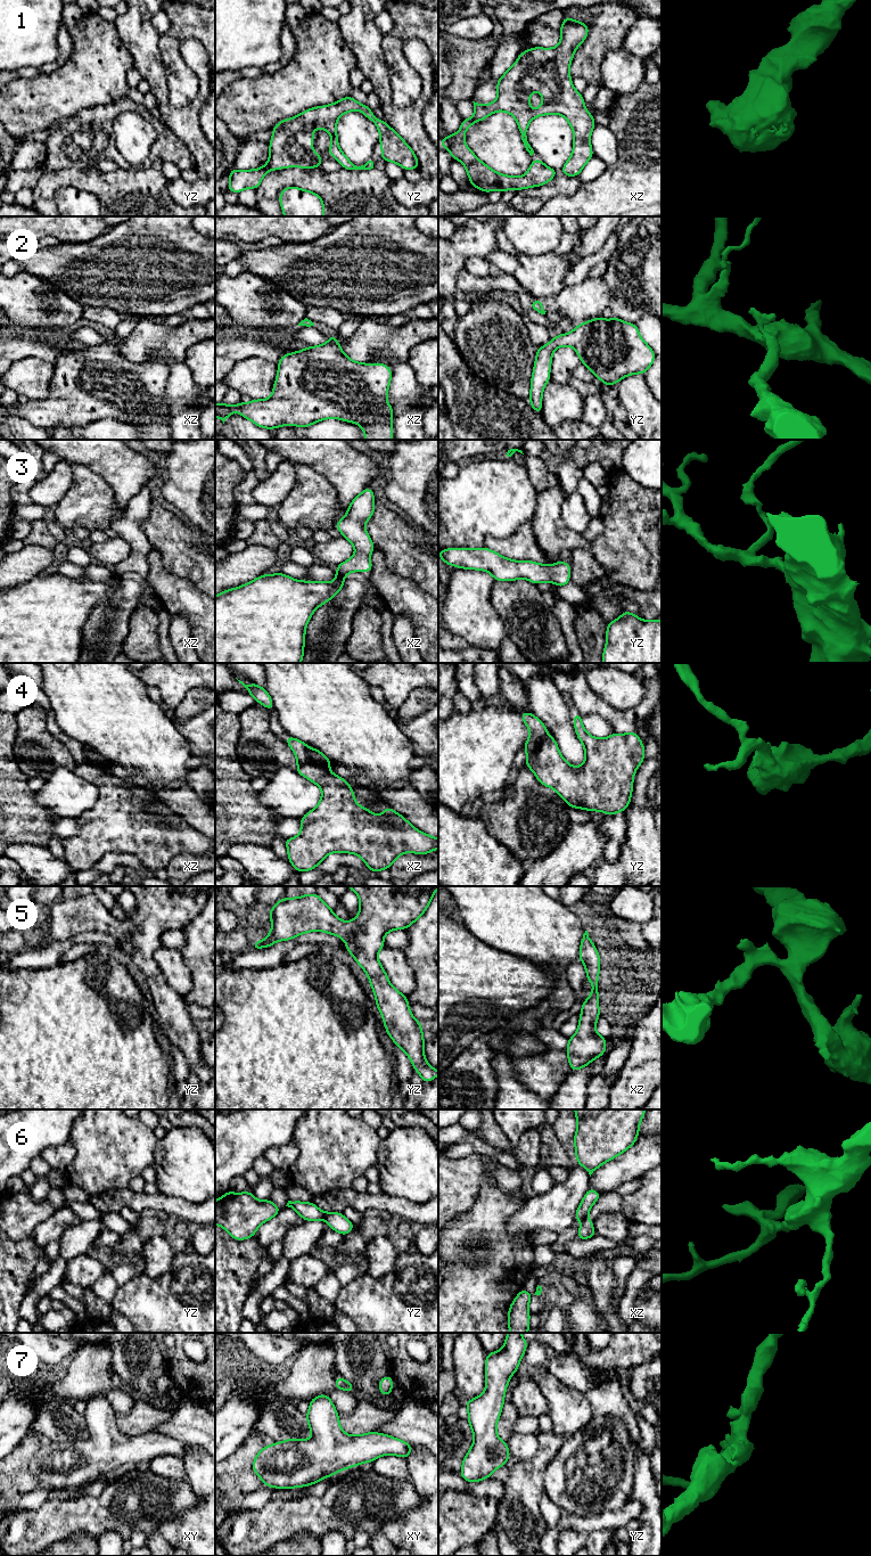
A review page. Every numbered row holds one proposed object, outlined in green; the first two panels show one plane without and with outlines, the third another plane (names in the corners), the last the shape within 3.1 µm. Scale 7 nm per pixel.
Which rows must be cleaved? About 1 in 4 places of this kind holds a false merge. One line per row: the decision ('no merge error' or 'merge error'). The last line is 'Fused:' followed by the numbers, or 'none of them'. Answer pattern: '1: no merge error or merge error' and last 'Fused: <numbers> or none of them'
1: no merge error
2: no merge error
3: no merge error
4: merge error
5: no merge error
6: merge error
7: no merge error
Fused: 4, 6

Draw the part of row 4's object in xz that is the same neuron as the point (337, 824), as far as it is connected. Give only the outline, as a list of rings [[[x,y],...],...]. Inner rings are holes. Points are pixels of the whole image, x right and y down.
[[[287,735],[286,744],[296,755],[296,771],[322,791],[318,805],[301,818],[301,834],[285,840],[288,860],[297,873],[315,869],[328,854],[335,852],[354,853],[365,862],[368,869],[377,873],[389,869],[396,858],[405,852],[422,855],[438,849],[436,836],[418,830],[394,809],[385,808],[383,814],[378,816],[358,805],[347,780],[330,772],[328,767],[313,762],[305,743]]]

